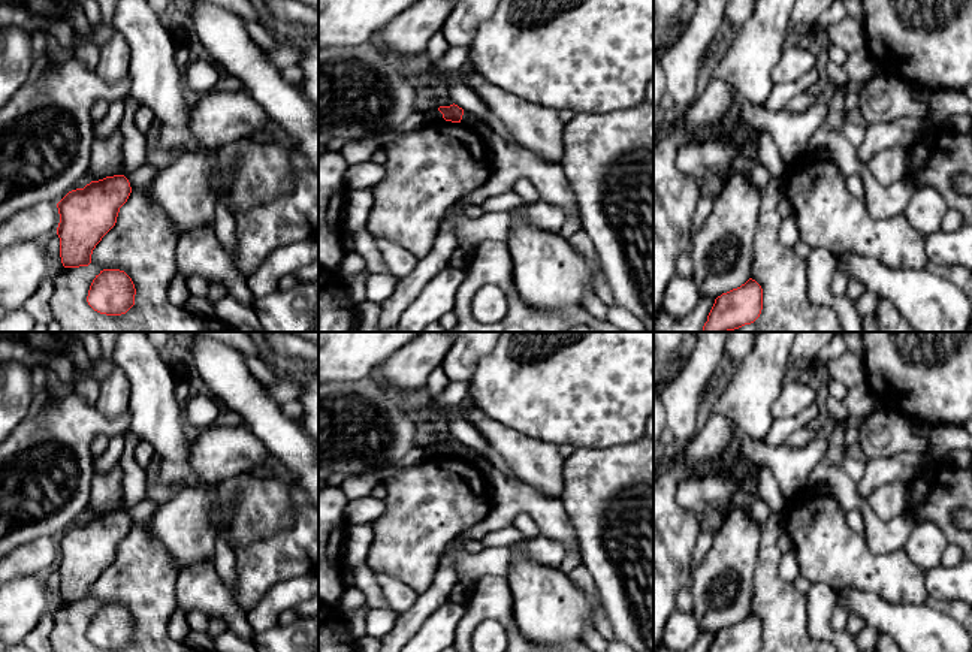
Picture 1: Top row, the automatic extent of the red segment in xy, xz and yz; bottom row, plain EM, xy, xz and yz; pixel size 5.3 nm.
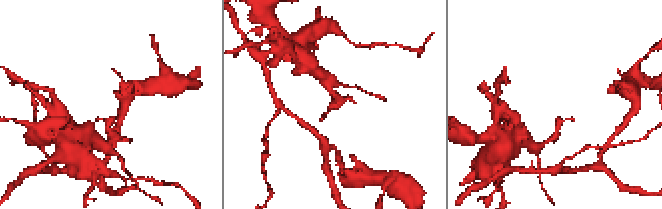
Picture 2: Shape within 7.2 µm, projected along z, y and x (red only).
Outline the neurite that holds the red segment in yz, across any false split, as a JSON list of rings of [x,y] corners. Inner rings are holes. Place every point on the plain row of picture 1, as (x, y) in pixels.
[[[749,613],[745,619],[722,628],[707,652],[760,652],[763,645],[763,624]]]

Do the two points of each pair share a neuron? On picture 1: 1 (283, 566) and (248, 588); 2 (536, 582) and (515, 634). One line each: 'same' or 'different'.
1: same
2: different

